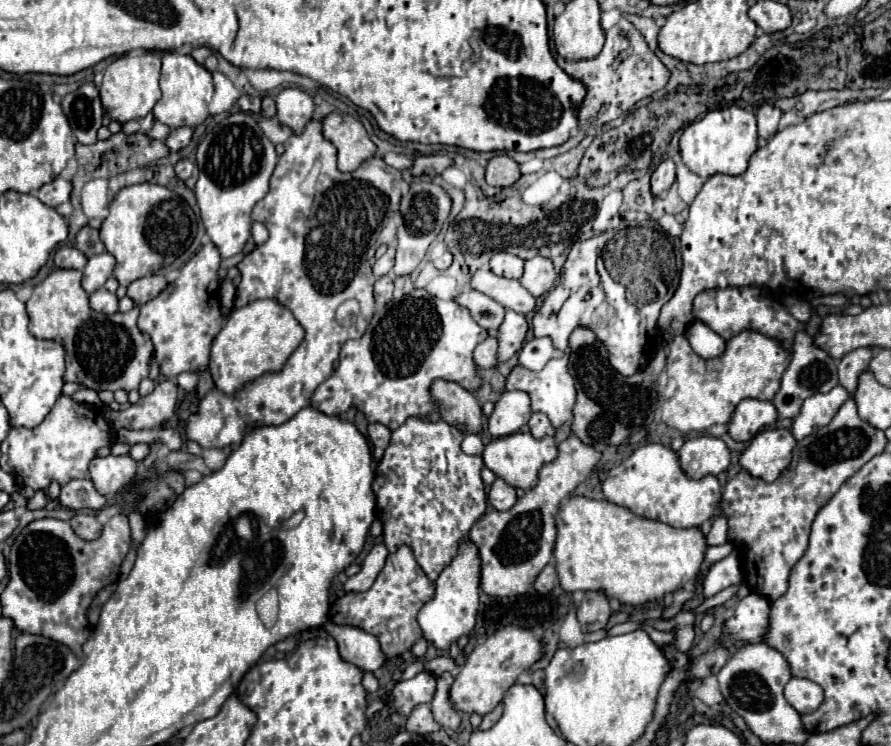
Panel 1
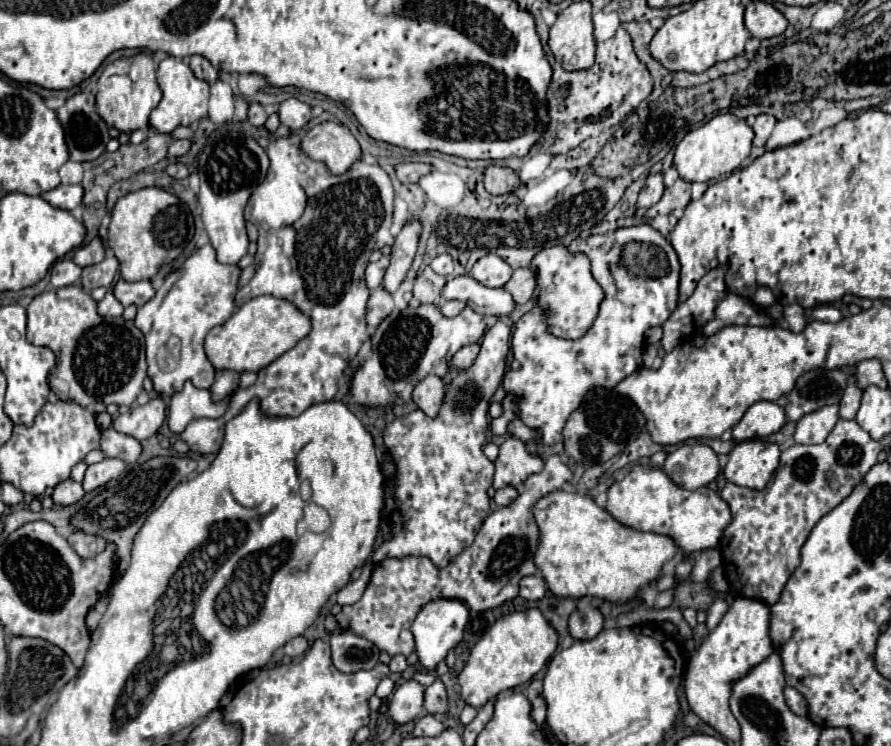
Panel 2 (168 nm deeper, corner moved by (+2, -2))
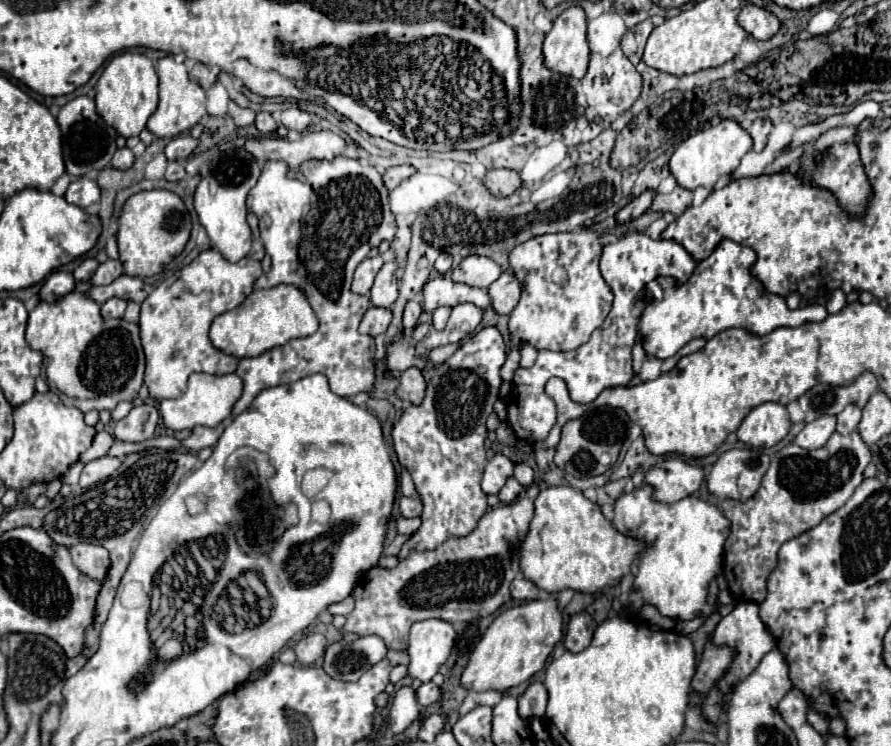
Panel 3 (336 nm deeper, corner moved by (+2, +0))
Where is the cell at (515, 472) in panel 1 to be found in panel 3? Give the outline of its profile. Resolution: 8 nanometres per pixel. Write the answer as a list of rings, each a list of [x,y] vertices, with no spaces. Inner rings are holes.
[[[496,454],[486,470],[484,470],[484,476],[482,476],[482,490],[486,494],[498,494],[500,488],[504,486],[504,482],[512,476],[514,472],[514,462],[502,454]]]

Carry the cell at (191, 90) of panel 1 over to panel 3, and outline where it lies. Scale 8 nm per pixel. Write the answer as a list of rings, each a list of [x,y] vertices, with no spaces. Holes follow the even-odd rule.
[[[164,56],[156,64],[156,72],[160,78],[160,100],[156,112],[148,118],[148,130],[158,138],[174,138],[182,132],[188,132],[194,124],[198,124],[206,112],[206,94],[200,84],[194,84],[188,78],[188,70],[182,62],[176,62],[174,56]]]

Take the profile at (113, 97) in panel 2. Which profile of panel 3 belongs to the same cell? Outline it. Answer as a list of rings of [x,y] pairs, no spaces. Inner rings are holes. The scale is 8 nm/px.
[[[122,52],[116,54],[108,66],[104,68],[98,84],[96,84],[96,112],[118,130],[124,138],[138,136],[150,118],[150,114],[158,106],[158,76],[154,64],[144,54]]]

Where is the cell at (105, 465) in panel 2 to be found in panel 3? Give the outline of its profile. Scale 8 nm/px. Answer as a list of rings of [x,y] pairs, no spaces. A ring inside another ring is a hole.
[[[104,456],[104,458],[98,458],[98,460],[92,460],[84,466],[82,474],[80,474],[80,486],[82,488],[88,488],[96,482],[102,482],[102,480],[108,480],[118,468],[120,468],[120,458],[110,458],[110,456]]]

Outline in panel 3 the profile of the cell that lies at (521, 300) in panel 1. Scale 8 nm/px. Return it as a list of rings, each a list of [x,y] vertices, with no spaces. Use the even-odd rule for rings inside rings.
[[[446,276],[428,280],[422,288],[422,312],[426,314],[432,314],[440,306],[456,306],[460,302],[472,302],[478,308],[490,306],[486,290],[470,288],[466,284],[454,284],[452,280],[446,280]]]

